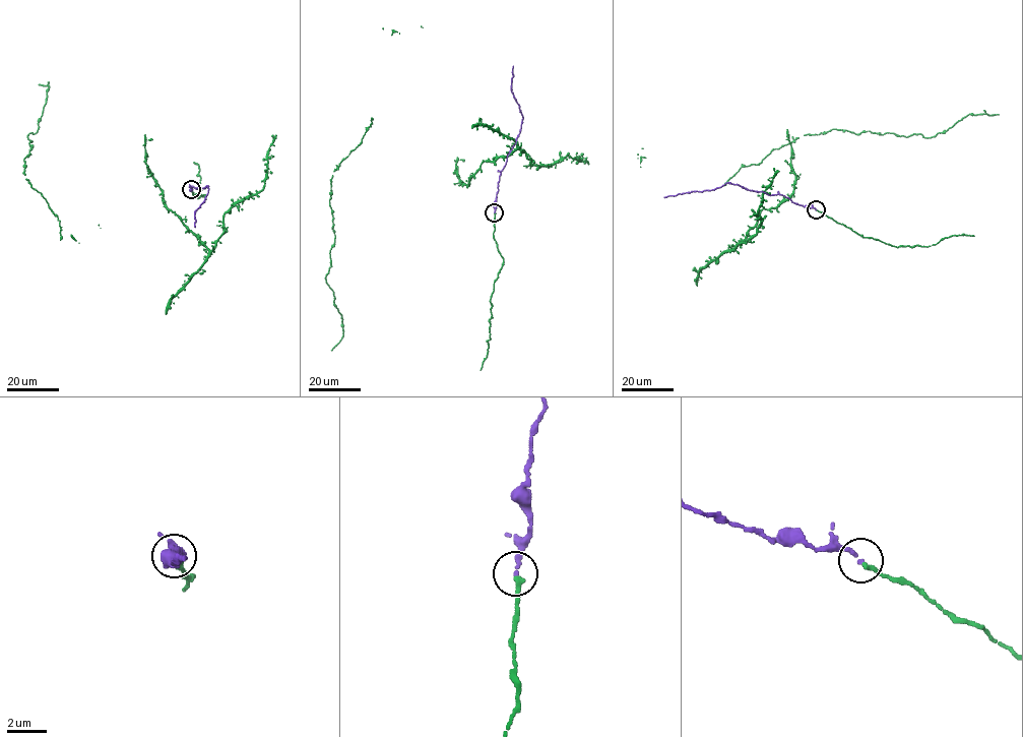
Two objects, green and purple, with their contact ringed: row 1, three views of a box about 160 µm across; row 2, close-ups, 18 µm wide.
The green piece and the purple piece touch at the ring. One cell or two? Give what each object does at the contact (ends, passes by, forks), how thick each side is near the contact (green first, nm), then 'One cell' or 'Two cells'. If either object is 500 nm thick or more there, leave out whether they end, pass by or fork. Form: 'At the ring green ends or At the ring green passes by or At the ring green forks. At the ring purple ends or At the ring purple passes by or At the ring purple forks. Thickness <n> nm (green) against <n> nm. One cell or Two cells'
At the ring green ends. At the ring purple ends. Thickness 280 nm (green) against 240 nm. One cell

